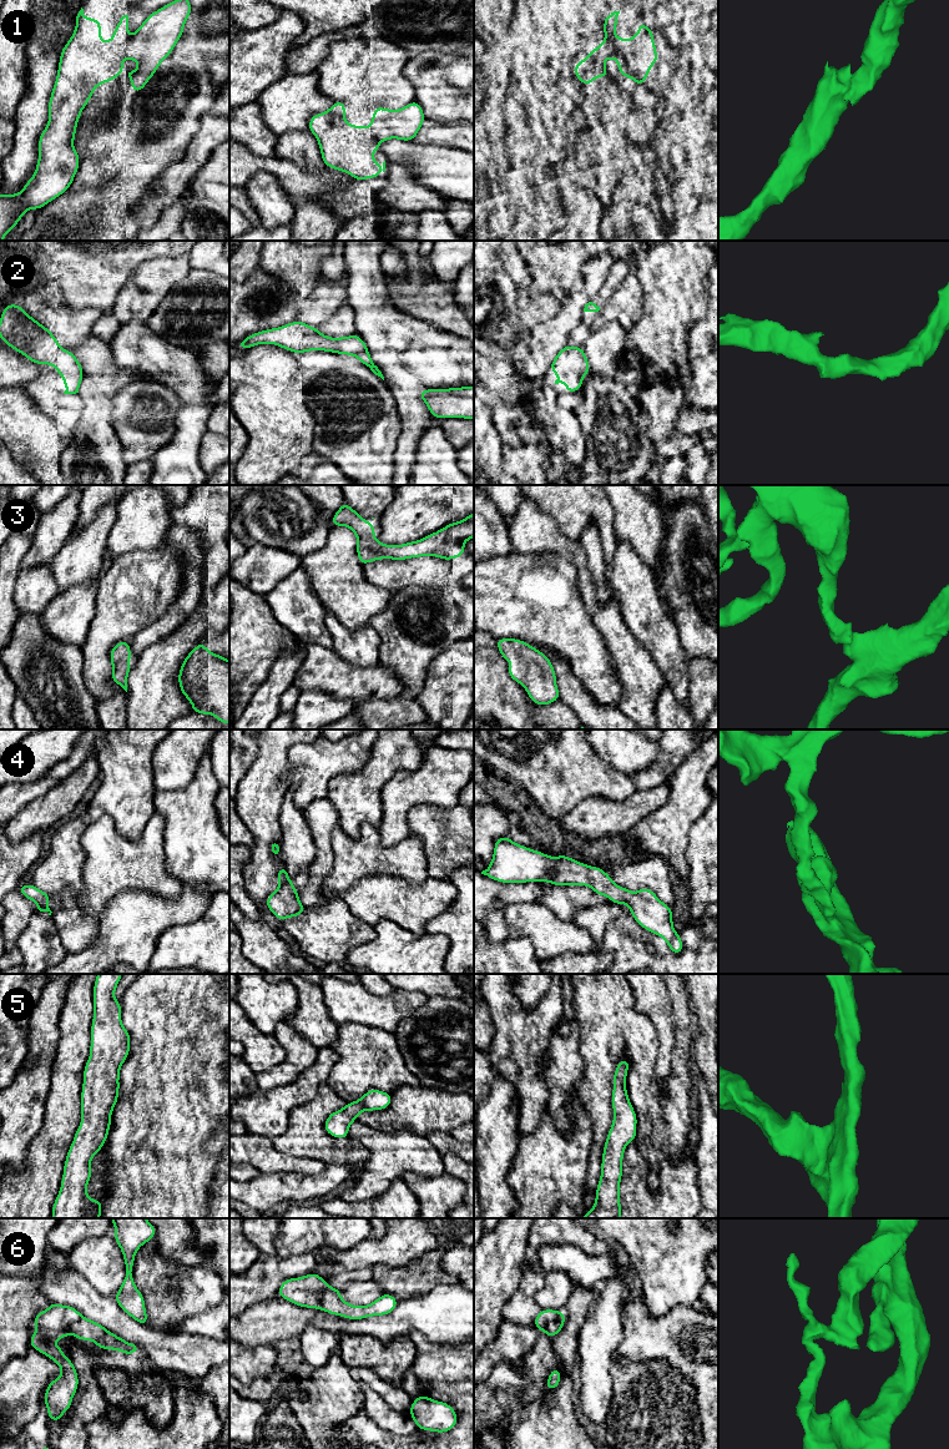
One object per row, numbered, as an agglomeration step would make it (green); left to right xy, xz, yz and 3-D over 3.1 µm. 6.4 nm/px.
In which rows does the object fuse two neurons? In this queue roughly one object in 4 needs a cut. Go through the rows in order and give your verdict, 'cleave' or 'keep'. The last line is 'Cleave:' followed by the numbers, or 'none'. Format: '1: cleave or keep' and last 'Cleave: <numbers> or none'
1: keep
2: keep
3: keep
4: keep
5: keep
6: cleave
Cleave: 6

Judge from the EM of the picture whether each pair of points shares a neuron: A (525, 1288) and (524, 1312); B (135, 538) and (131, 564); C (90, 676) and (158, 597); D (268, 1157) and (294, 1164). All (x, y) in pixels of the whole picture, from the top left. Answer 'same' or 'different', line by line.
A: same
B: different
C: same
D: same

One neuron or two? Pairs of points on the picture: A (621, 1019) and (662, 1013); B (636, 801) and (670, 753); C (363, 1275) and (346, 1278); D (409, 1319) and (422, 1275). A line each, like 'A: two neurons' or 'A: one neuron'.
A: two neurons
B: two neurons
C: one neuron
D: two neurons

